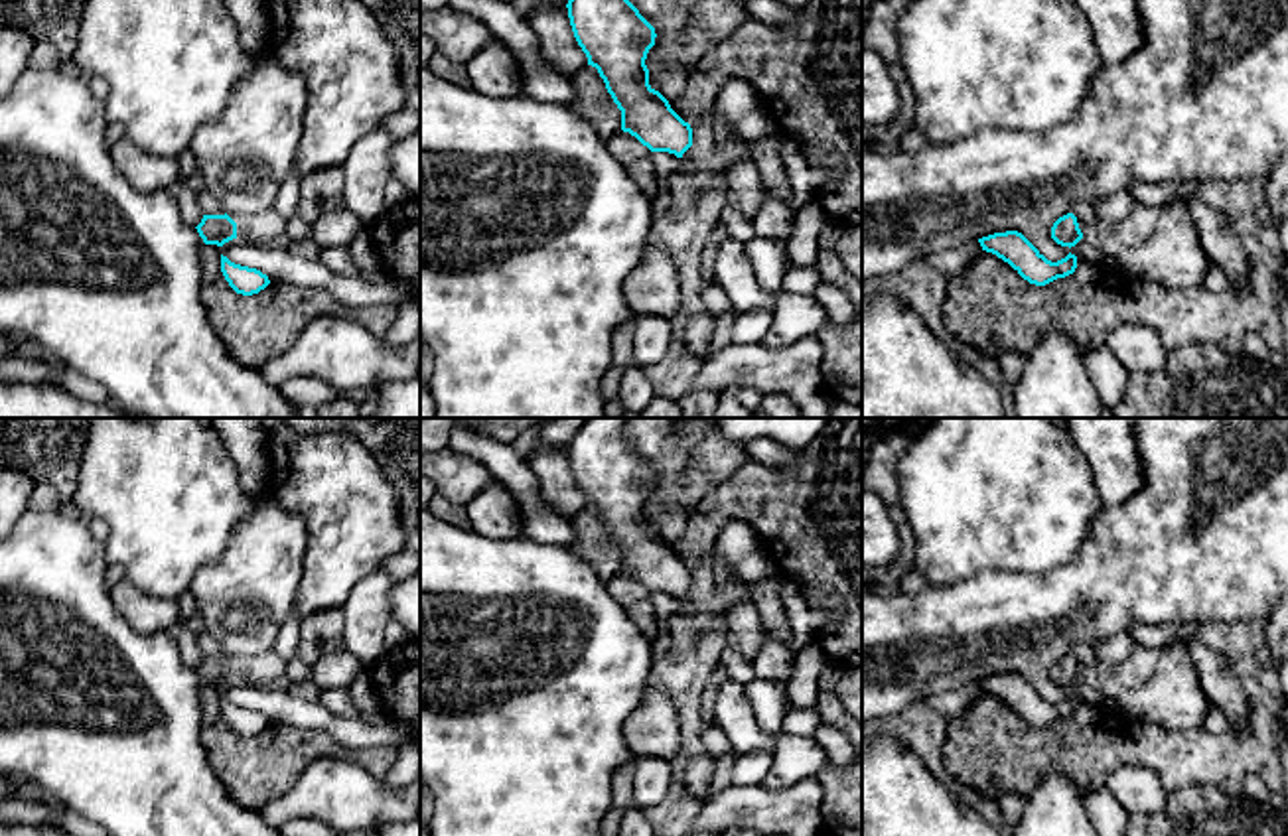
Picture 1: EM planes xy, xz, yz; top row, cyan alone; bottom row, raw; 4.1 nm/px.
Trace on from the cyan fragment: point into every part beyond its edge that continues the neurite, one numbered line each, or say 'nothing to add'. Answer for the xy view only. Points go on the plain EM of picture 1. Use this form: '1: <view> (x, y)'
1: xy (267, 669)

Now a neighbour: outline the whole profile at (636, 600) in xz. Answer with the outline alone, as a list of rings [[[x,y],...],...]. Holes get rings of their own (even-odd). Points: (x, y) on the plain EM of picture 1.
[[[621,572],[611,582],[608,582],[608,590],[651,641],[659,637],[663,627],[655,617],[651,592],[647,588],[643,588],[629,574]]]

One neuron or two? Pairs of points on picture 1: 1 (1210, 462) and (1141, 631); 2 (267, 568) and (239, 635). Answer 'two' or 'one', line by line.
1: two
2: one

